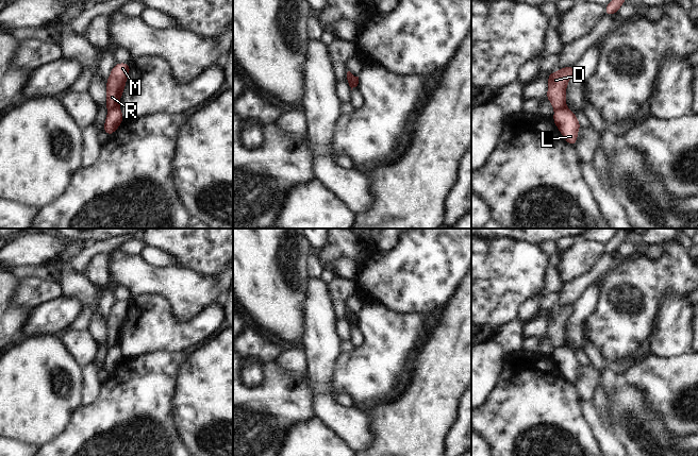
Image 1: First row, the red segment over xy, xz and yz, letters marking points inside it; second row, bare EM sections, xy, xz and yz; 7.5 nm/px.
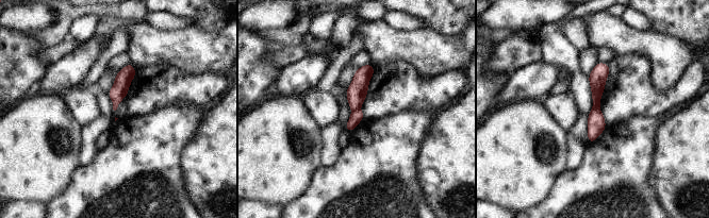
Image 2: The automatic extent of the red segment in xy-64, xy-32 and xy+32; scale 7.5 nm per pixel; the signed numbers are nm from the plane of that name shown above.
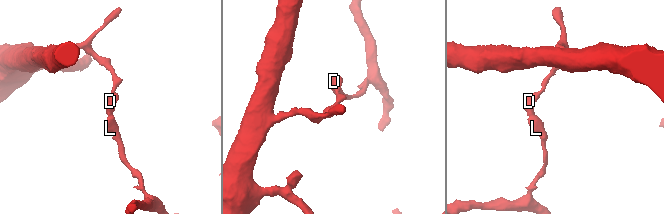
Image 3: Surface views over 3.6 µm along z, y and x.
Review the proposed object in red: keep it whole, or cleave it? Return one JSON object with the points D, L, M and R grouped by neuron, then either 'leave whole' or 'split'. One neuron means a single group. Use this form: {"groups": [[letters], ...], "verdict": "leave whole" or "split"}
{"groups": [["D", "M", "R"], ["L"]], "verdict": "split"}

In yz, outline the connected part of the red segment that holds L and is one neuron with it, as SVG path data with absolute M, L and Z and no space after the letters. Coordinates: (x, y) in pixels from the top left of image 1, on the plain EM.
M567 345L561 347L555 349L552 357L565 379L575 385L578 376L578 369L581 365L575 351Z

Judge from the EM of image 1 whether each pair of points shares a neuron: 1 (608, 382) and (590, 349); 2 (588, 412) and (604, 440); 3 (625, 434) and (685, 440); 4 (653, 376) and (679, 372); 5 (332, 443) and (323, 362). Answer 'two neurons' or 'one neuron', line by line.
1: one neuron
2: one neuron
3: one neuron
4: one neuron
5: two neurons

